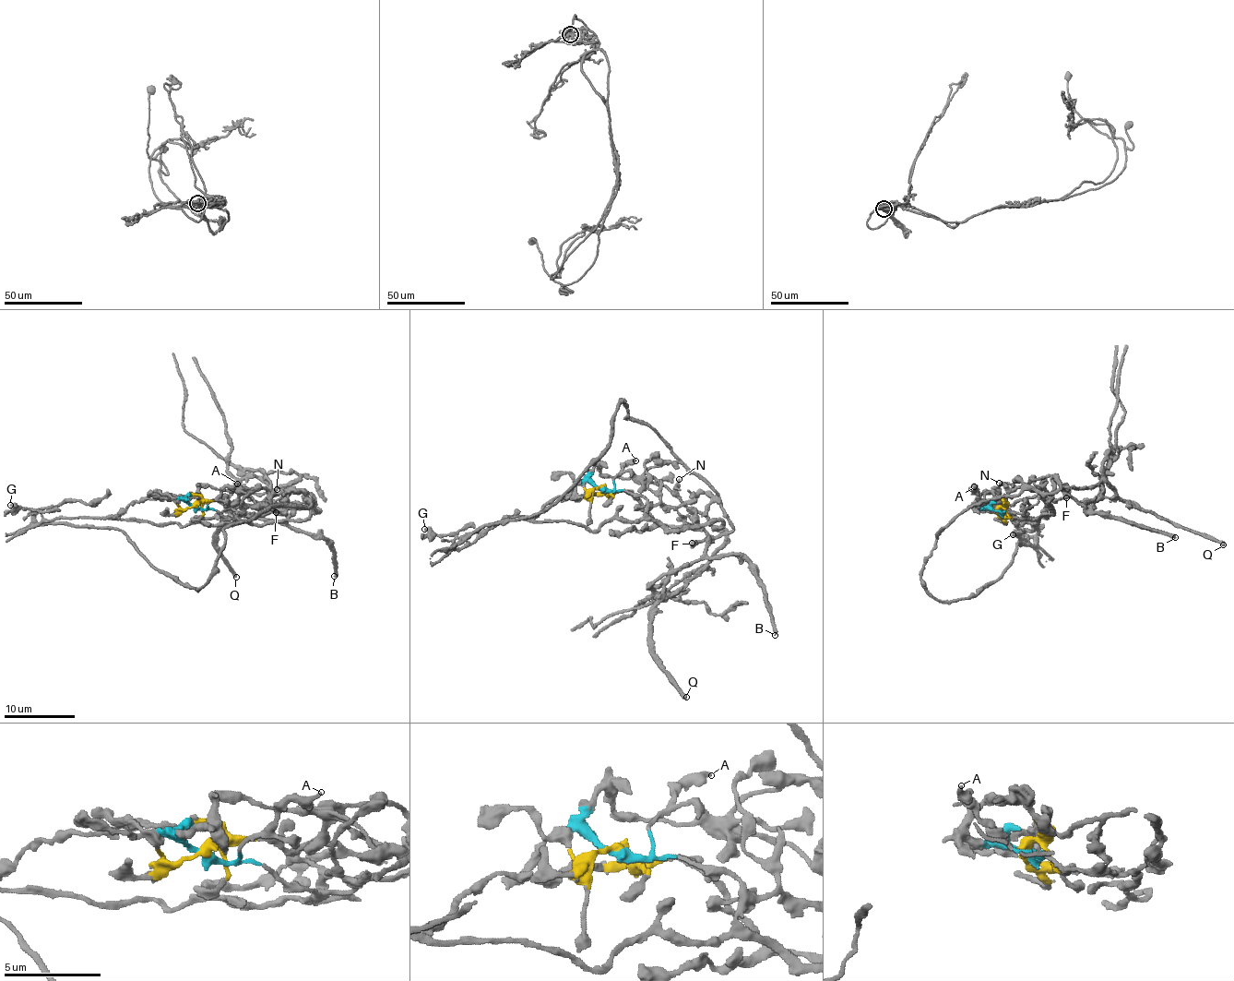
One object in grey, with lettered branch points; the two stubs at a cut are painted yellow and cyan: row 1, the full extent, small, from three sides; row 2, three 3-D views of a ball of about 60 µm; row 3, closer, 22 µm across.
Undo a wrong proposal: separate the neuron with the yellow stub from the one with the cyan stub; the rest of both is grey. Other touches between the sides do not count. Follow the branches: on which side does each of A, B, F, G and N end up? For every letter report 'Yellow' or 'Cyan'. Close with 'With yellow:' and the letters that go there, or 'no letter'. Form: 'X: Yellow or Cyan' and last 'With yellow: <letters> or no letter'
A: Cyan
B: Yellow
F: Yellow
G: Cyan
N: Cyan
With yellow: B, F

